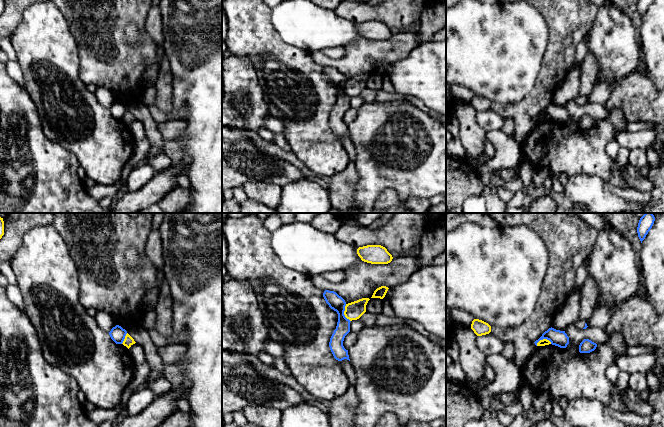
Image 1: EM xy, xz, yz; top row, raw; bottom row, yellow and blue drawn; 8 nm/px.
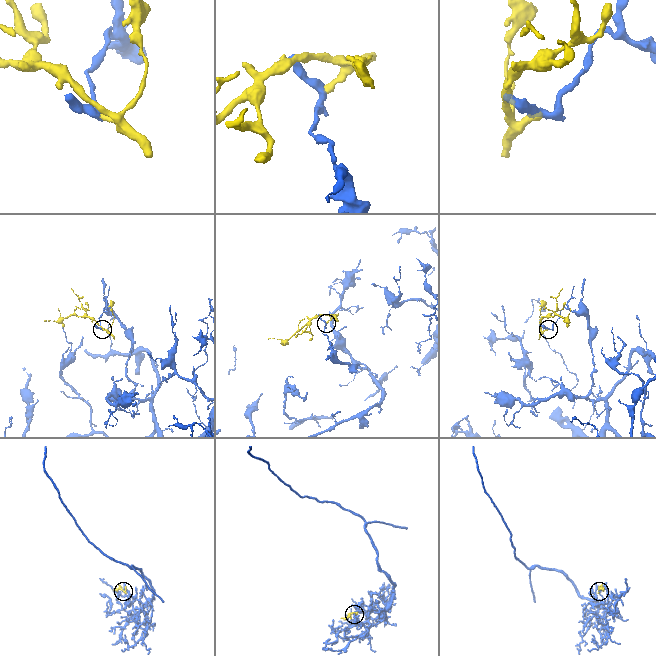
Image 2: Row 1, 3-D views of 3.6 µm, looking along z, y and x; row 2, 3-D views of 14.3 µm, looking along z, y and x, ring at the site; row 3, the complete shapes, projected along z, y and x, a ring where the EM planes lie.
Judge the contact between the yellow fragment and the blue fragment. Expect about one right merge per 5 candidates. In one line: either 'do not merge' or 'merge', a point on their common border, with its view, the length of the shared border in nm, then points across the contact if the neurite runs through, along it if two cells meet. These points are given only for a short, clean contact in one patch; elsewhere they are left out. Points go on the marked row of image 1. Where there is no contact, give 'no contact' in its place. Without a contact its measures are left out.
do not merge; meets yellow in xz at (344, 313); contact 150 nm long; border along xz (345, 304), (344, 315), (350, 321)

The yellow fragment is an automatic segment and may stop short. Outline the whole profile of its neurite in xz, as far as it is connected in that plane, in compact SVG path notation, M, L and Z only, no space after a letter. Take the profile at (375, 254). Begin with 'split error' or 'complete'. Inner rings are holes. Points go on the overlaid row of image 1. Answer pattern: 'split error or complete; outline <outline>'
complete; outline M367 245L359 247L357 254L362 261L371 264L388 264L392 261L392 255L381 245Z

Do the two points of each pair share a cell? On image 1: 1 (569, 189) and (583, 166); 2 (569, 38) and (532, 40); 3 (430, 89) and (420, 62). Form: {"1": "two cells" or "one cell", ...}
{"1": "two cells", "2": "two cells", "3": "one cell"}

